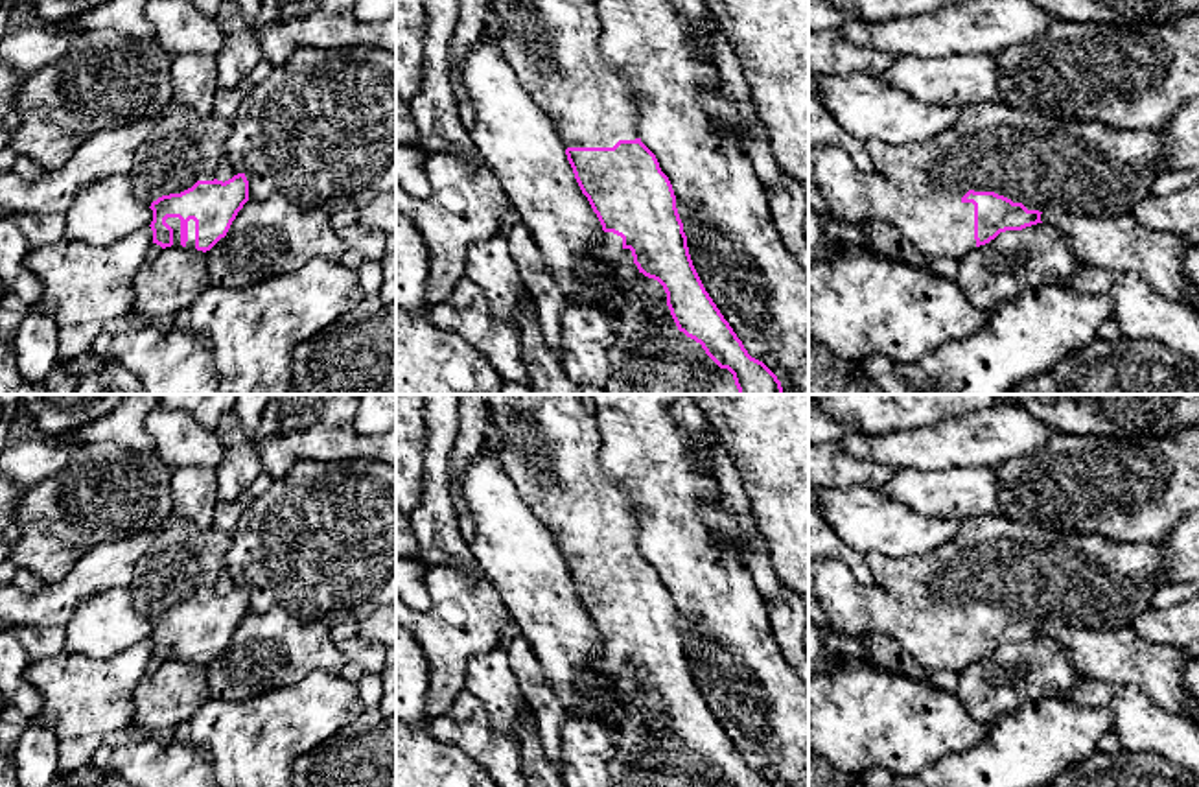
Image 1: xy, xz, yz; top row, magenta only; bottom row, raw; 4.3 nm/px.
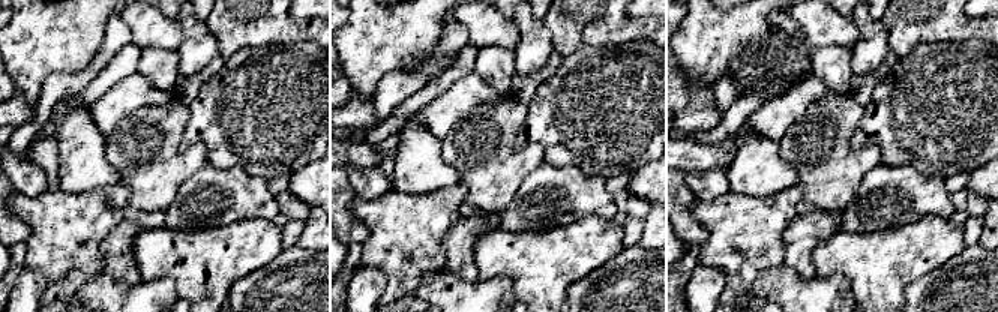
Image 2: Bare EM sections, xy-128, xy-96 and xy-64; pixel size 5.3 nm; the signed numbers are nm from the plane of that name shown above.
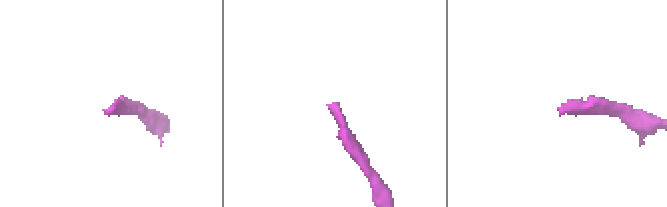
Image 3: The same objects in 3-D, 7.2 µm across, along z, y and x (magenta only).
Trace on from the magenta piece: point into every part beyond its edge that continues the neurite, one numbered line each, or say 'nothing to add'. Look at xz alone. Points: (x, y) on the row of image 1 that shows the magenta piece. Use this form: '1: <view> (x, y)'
1: xz (551, 45)

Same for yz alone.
1: yz (1091, 168)

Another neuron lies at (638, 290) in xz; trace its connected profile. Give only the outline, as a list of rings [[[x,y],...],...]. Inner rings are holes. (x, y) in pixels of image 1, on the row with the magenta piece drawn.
[[[623,249],[615,267],[623,306],[606,394],[739,394],[733,374],[678,330],[663,286],[637,269],[630,249]]]

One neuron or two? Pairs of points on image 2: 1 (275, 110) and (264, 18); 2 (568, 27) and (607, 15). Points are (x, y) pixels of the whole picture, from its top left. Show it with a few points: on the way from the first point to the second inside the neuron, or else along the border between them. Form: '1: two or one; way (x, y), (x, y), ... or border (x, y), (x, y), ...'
1: two; border (302, 39), (293, 44), (242, 47), (233, 54)
2: one; way (577, 18), (580, 15), (598, 15)

